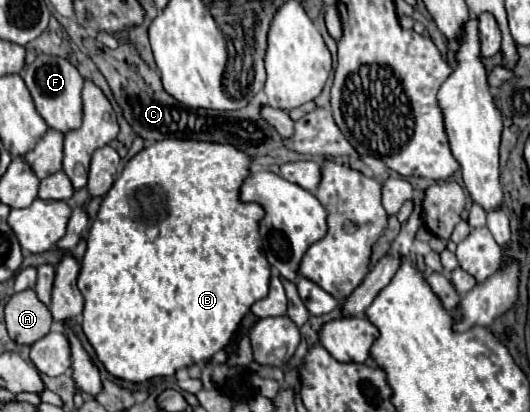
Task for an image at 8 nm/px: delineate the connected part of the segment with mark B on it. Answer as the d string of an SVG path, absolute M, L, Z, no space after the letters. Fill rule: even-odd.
M161 140L147 148L143 148L137 156L133 156L121 176L115 180L113 188L101 202L101 208L91 224L89 236L87 236L87 252L81 260L81 272L79 272L79 290L85 298L83 308L83 332L87 340L91 342L97 358L105 366L105 370L121 378L125 382L145 384L151 378L161 376L173 376L179 368L189 368L193 364L207 364L219 350L223 350L229 340L233 338L239 322L249 312L253 302L261 300L269 292L269 262L263 254L263 244L259 236L259 220L263 218L263 210L257 204L245 204L239 200L239 188L245 176L249 176L249 156L237 150L235 146L221 146L213 142L173 142L173 140ZM161 188L167 198L167 218L161 222Z

